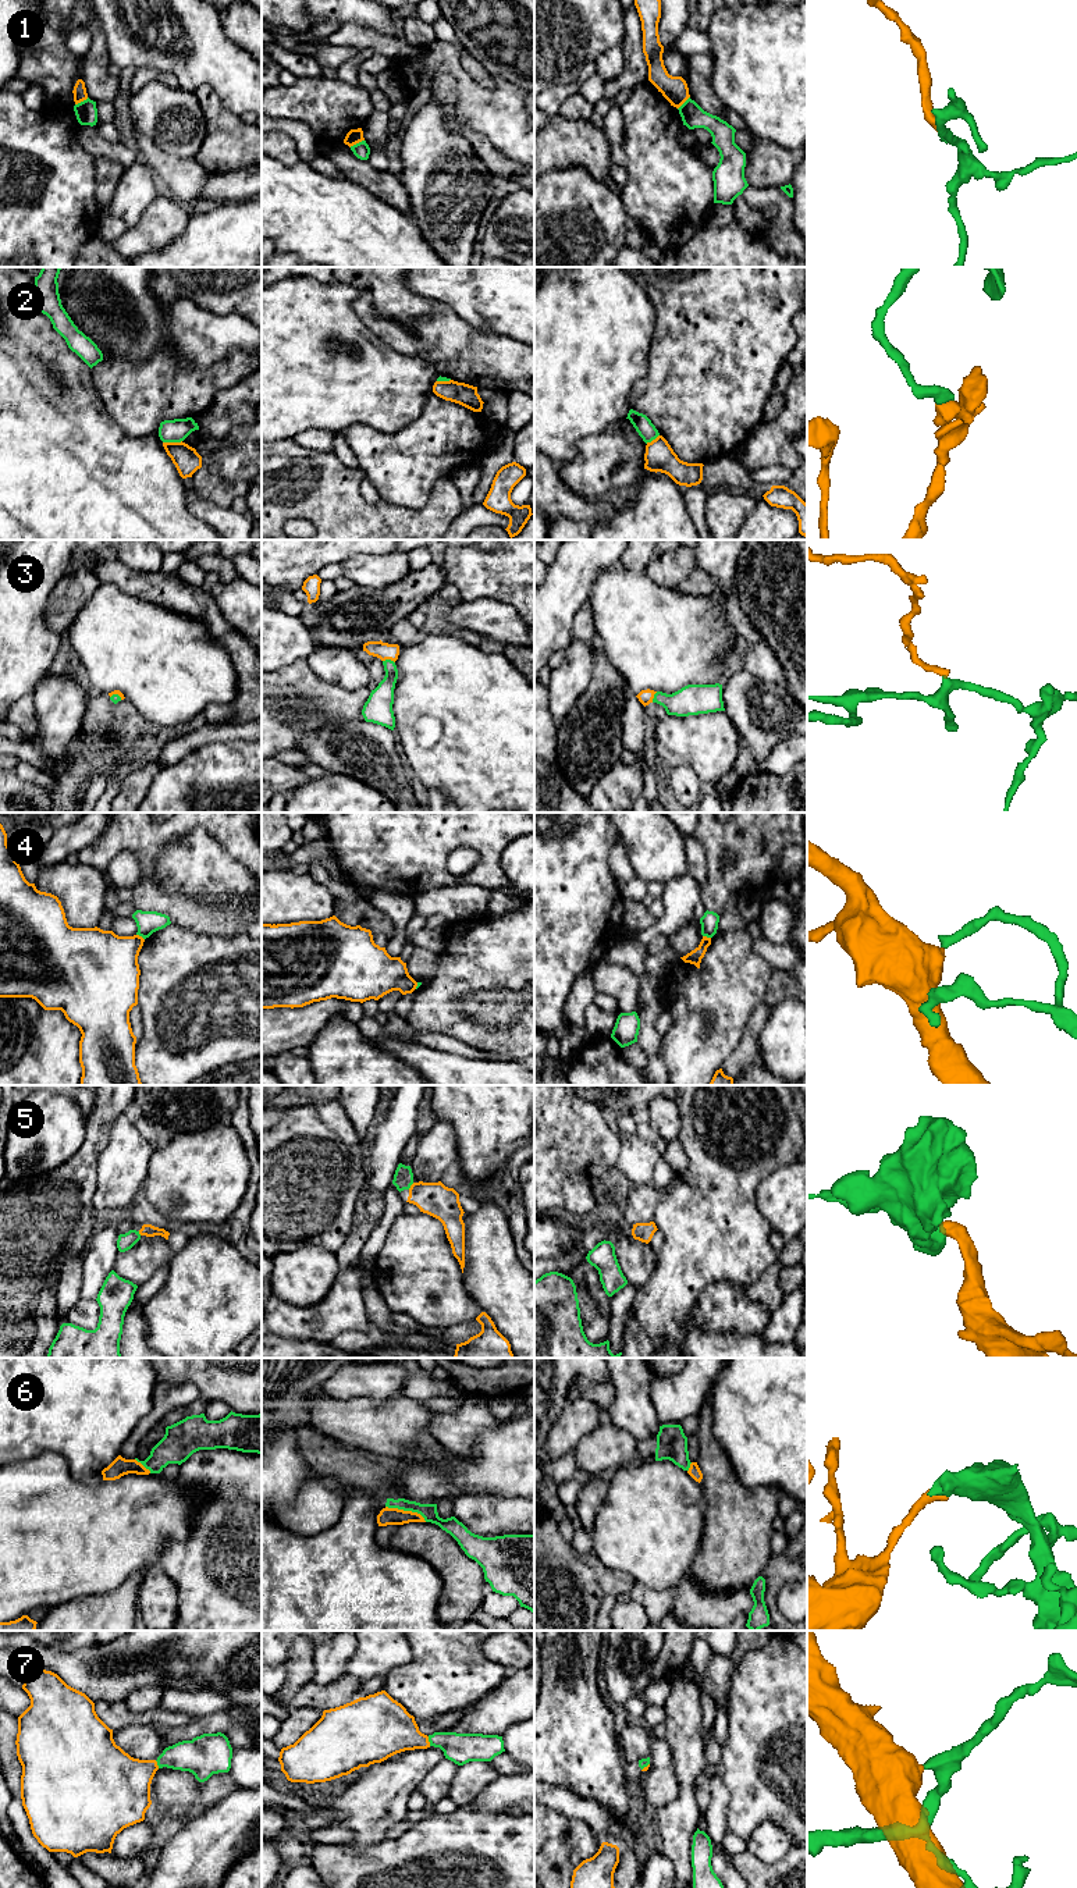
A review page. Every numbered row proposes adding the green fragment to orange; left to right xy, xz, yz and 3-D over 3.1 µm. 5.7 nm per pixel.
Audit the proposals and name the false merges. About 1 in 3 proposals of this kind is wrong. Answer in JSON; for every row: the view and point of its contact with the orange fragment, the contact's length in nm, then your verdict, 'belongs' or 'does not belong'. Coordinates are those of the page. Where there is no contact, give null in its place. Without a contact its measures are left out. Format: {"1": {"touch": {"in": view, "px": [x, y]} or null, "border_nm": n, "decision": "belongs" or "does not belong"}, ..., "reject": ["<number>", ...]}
{"1": {"touch": {"in": "xz", "px": [356, 142]}, "border_nm": 100, "decision": "does not belong"}, "2": {"touch": {"in": "xy", "px": [171, 443]}, "border_nm": 110, "decision": "does not belong"}, "3": {"touch": {"in": "xz", "px": [388, 658]}, "border_nm": 70, "decision": "belongs"}, "4": {"touch": {"in": "xy", "px": [141, 937]}, "border_nm": 60, "decision": "does not belong"}, "5": {"touch": {"in": "xz", "px": [411, 1186]}, "border_nm": 50, "decision": "belongs"}, "6": {"touch": {"in": "xz", "px": [407, 1511]}, "border_nm": 260, "decision": "does not belong"}, "7": {"touch": {"in": "xz", "px": [427, 1741]}, "border_nm": 60, "decision": "belongs"}, "reject": ["1", "2", "4", "6"]}

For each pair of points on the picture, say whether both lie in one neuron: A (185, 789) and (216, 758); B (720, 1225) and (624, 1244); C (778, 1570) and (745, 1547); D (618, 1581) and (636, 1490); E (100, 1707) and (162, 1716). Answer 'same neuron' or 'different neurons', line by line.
A: same neuron
B: different neurons
C: different neurons
D: different neurons
E: same neuron

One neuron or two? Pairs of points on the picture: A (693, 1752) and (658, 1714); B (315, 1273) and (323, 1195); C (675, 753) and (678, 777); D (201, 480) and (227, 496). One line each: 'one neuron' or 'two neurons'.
A: two neurons
B: two neurons
C: two neurons
D: one neuron

